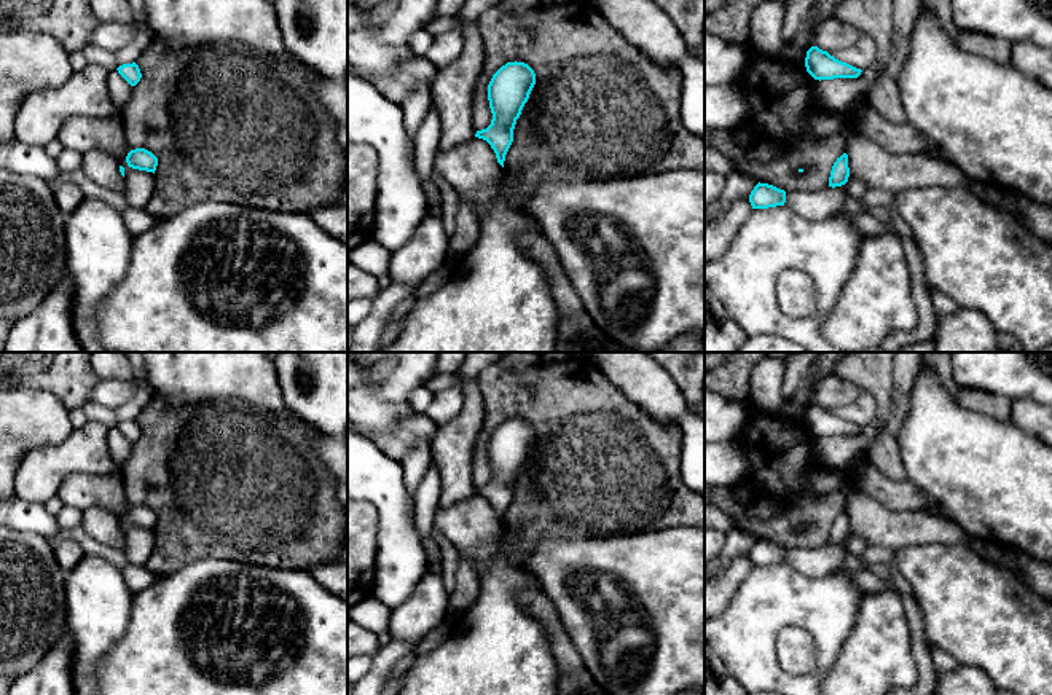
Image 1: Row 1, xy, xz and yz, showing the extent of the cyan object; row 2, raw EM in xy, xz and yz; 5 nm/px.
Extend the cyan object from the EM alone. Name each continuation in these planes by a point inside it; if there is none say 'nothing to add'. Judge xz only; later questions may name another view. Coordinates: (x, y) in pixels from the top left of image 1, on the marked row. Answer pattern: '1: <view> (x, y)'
nothing to add

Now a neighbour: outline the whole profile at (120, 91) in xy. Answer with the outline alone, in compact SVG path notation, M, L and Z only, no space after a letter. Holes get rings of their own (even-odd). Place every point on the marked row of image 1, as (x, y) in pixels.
M110 70L107 75L107 88L113 104L121 108L132 96L134 86L131 86L118 70Z

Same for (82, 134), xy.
M70 116L62 124L57 139L64 148L80 153L100 150L113 155L124 167L124 199L128 207L145 207L155 188L155 174L132 169L126 163L129 153L121 118L94 120Z

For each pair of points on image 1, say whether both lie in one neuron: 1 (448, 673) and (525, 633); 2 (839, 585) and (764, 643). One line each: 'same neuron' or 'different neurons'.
1: same neuron
2: same neuron

